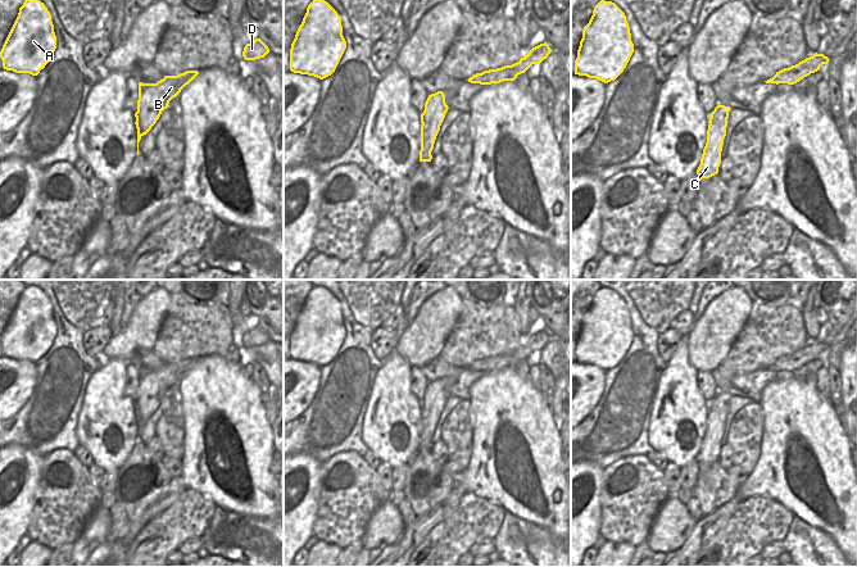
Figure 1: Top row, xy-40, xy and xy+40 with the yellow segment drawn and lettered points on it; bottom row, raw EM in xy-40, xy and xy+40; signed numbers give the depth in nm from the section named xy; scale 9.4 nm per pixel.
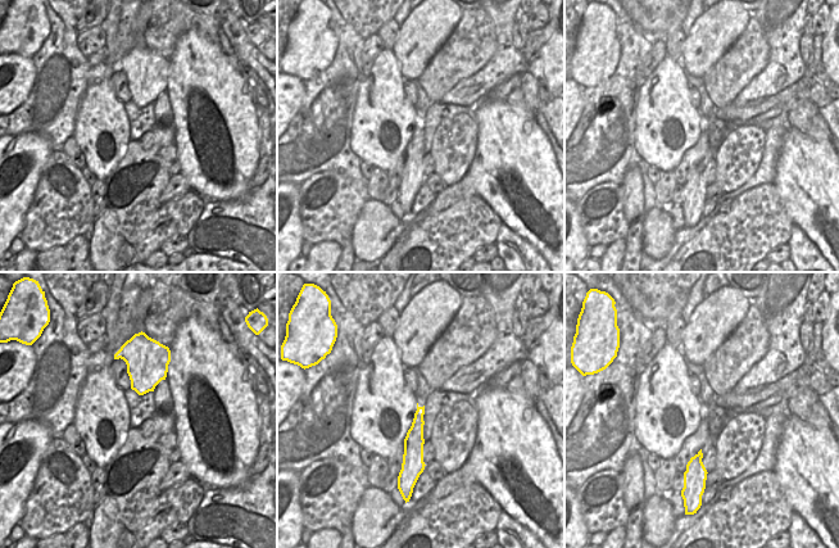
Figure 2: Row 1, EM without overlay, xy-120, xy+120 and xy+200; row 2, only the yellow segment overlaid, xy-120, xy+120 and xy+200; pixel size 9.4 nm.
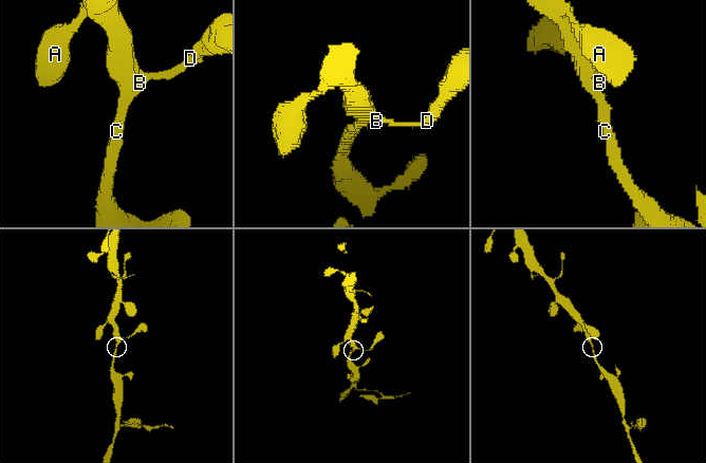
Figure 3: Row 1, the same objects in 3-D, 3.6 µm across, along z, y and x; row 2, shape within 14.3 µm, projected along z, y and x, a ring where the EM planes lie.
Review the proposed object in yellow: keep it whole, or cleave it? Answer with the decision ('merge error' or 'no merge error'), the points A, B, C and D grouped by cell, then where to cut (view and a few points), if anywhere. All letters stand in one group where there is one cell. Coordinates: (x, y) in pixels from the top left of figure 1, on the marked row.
no merge error; A B C D; no cut

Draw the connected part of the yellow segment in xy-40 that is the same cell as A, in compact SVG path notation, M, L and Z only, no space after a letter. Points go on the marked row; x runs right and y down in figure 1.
M24 0L3 45L3 68L37 76L54 56L56 36L51 14L40 0Z

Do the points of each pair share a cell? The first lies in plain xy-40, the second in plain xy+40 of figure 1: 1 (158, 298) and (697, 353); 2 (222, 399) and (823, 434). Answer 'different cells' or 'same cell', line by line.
1: same cell
2: same cell

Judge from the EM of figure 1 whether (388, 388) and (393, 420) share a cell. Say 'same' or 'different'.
same

